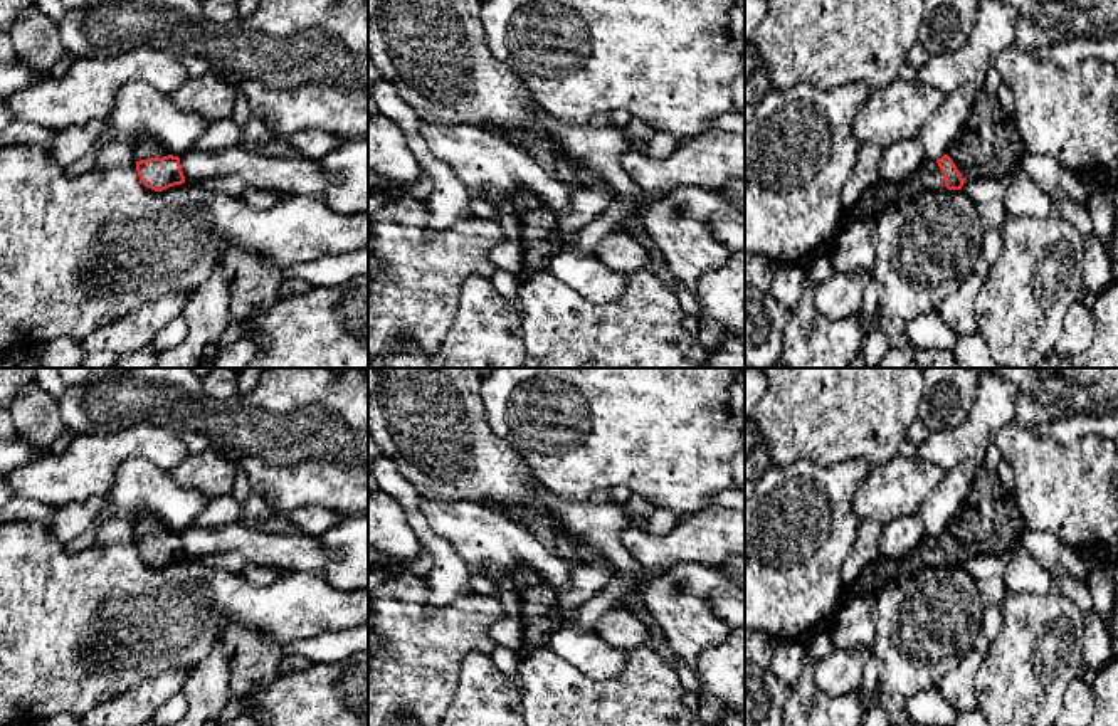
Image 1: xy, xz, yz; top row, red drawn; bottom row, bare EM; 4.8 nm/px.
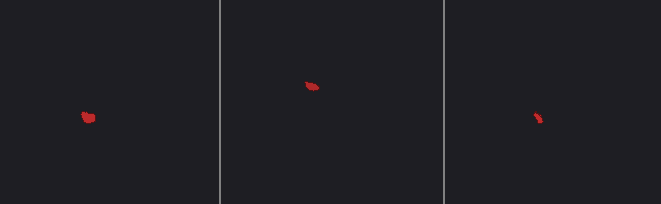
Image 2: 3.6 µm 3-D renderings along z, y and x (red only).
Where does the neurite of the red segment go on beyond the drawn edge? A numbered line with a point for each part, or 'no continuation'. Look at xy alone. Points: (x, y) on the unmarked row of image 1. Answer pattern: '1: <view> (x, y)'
1: xy (145, 523)

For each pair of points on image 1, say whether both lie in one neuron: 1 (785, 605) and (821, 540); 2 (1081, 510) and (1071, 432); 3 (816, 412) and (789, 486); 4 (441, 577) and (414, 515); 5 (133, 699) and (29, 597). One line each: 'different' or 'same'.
1: same
2: different
3: different
4: same
5: different

